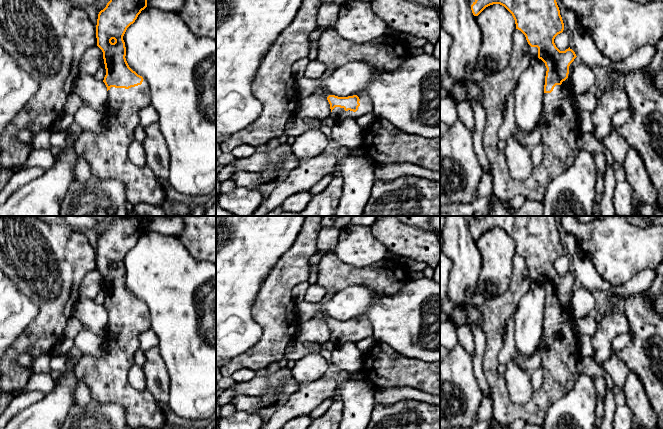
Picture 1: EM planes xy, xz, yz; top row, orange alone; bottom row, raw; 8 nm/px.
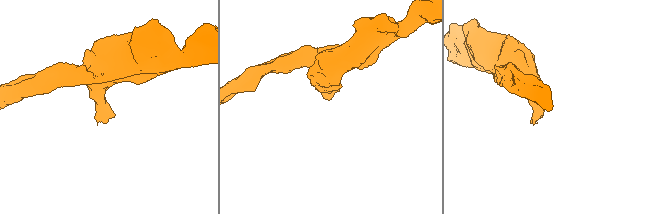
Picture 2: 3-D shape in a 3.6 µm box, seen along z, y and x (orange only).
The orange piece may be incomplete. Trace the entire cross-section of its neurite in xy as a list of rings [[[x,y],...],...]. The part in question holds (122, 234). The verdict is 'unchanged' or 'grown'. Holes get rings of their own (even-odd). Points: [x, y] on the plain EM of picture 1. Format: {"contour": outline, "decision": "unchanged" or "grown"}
{"contour": [[[115,217],[106,231],[98,238],[96,249],[97,270],[103,276],[106,299],[103,306],[107,311],[107,353],[98,358],[83,354],[76,364],[76,374],[89,386],[92,399],[103,403],[116,403],[126,412],[126,421],[132,429],[146,427],[168,429],[166,415],[147,390],[137,390],[128,381],[130,368],[135,364],[134,354],[140,349],[139,336],[151,328],[149,308],[133,295],[126,285],[126,271],[123,260],[127,252],[147,231],[147,217]]], "decision": "grown"}

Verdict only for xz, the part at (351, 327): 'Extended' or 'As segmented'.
Extended

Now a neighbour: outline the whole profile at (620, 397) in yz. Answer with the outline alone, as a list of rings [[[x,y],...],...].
[[[614,386],[614,388],[612,390],[613,390],[613,394],[614,394],[617,406],[626,404],[626,395],[625,395],[623,389]]]

